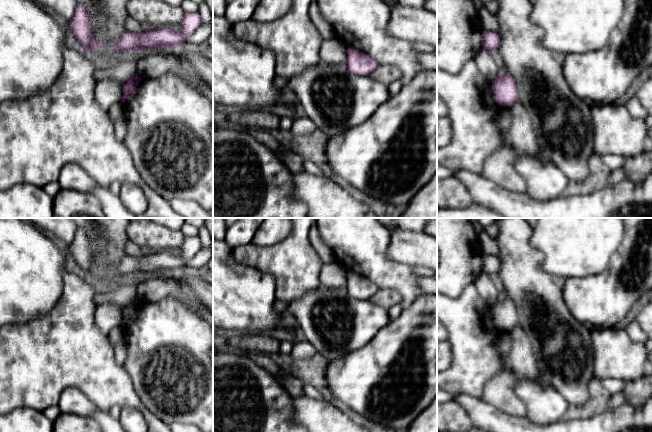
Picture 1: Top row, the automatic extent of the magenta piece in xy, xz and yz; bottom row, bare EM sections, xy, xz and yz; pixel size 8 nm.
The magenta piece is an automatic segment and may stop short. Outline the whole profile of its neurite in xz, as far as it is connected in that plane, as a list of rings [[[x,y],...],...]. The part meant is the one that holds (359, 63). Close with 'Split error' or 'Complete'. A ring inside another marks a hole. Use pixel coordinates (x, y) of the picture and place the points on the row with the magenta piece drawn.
[[[347,48],[346,52],[346,64],[348,66],[348,70],[353,74],[369,76],[370,73],[379,67],[376,60],[359,50]]]. Complete

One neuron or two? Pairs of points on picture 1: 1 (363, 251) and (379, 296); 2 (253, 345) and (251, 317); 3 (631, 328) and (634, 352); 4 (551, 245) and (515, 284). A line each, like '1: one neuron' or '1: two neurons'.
1: two neurons
2: two neurons
3: two neurons
4: two neurons

